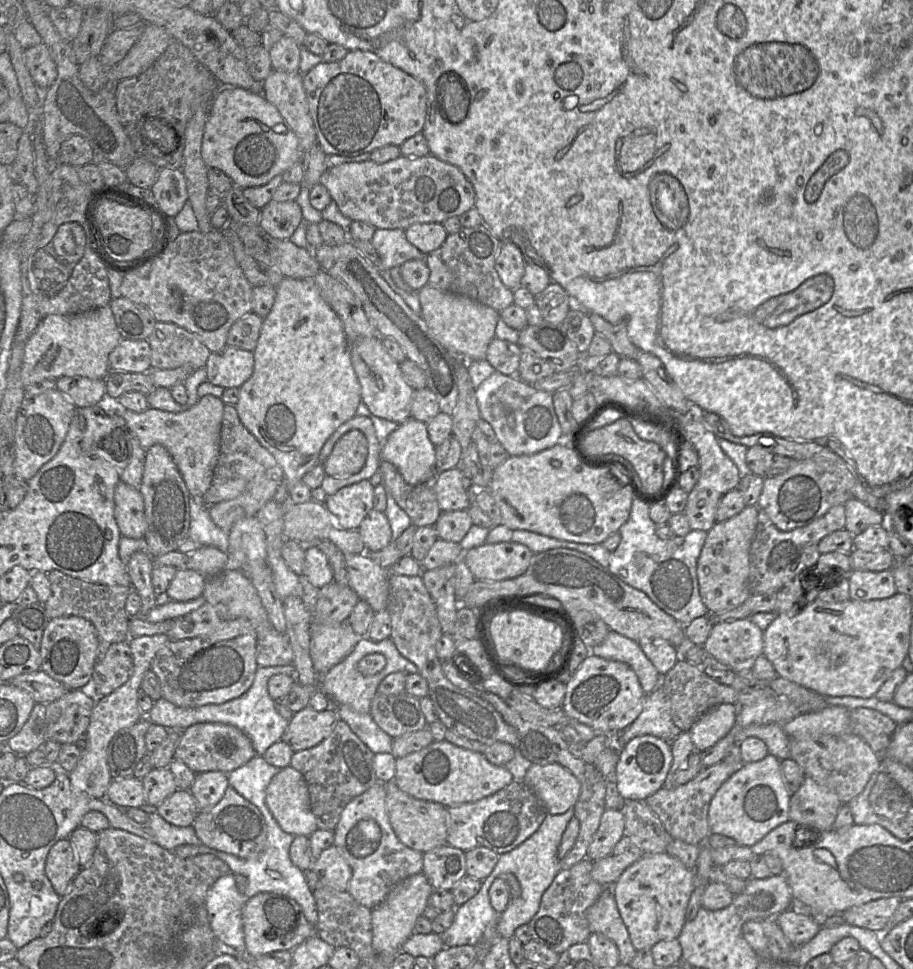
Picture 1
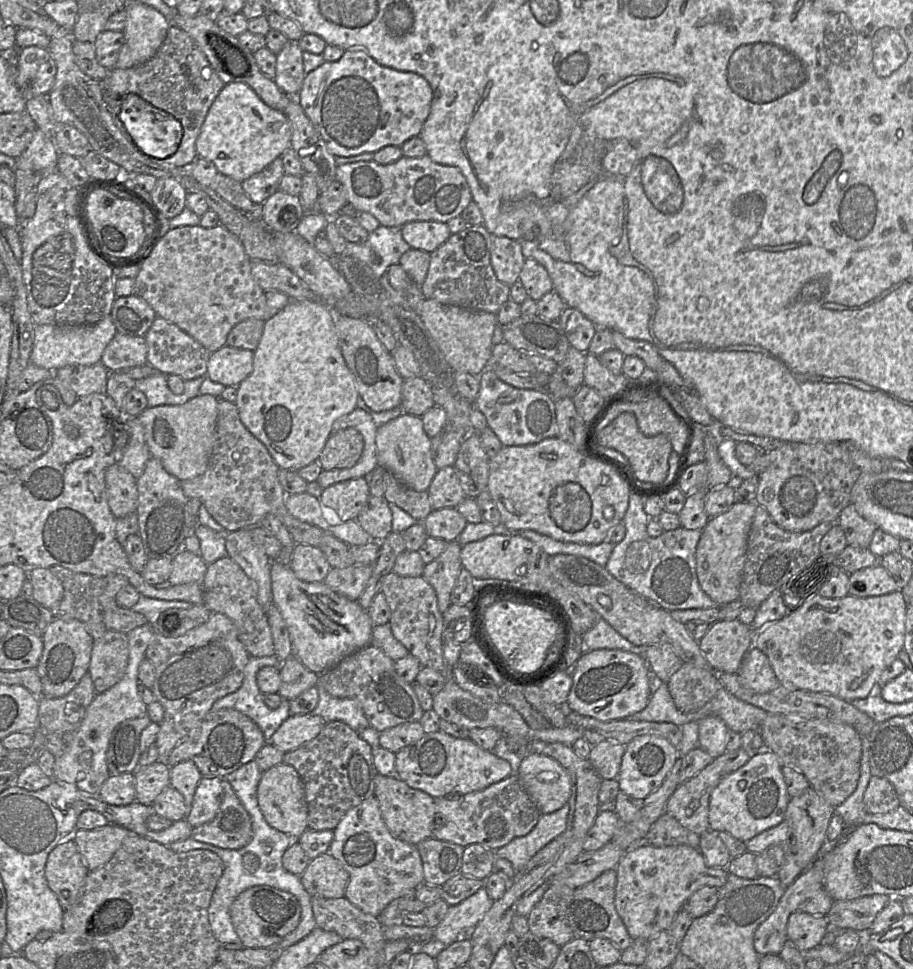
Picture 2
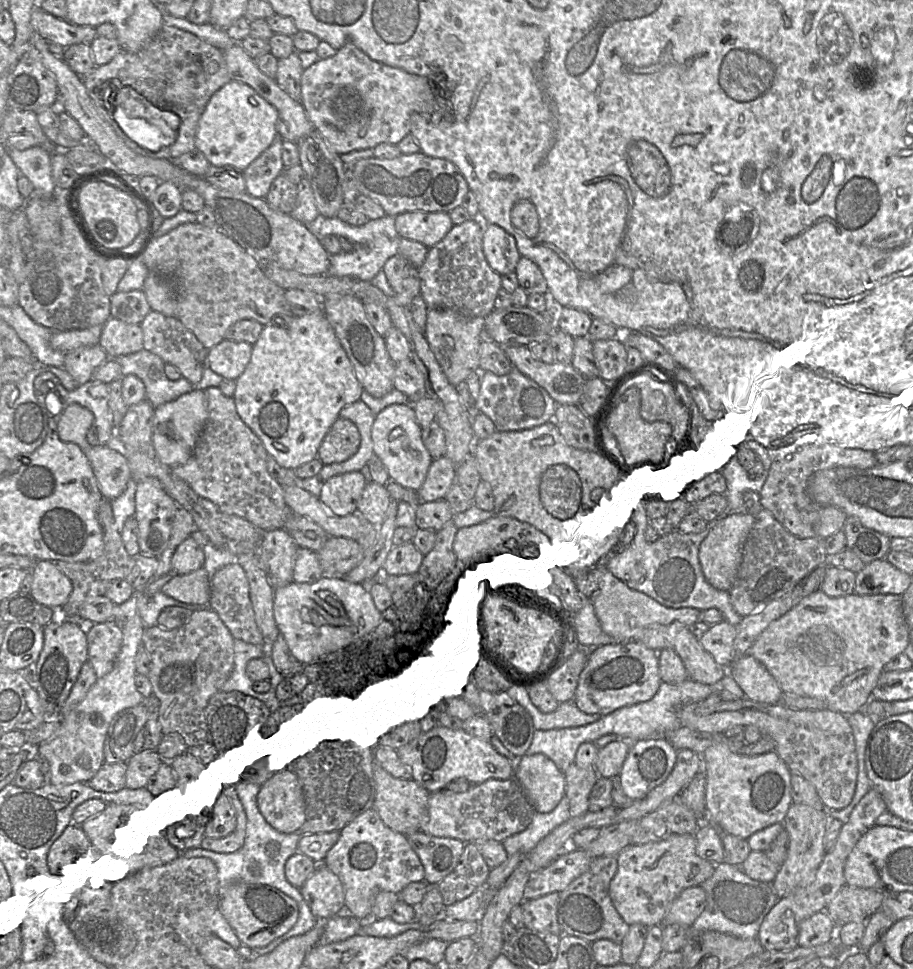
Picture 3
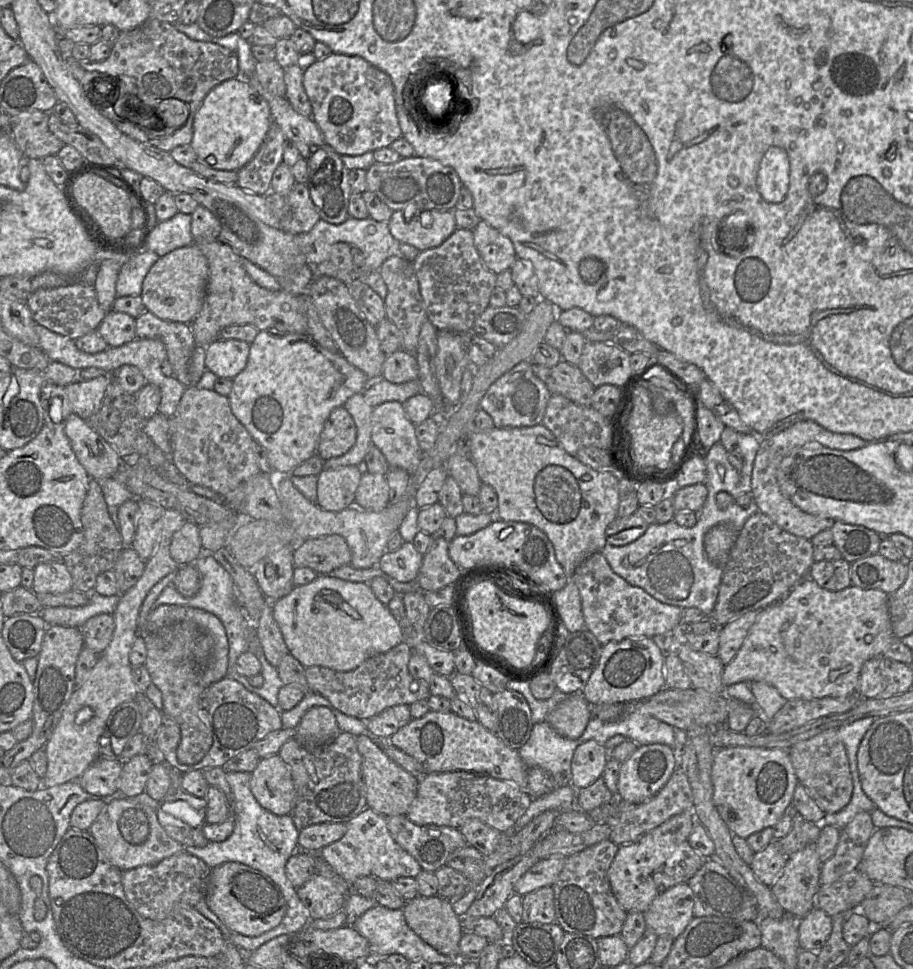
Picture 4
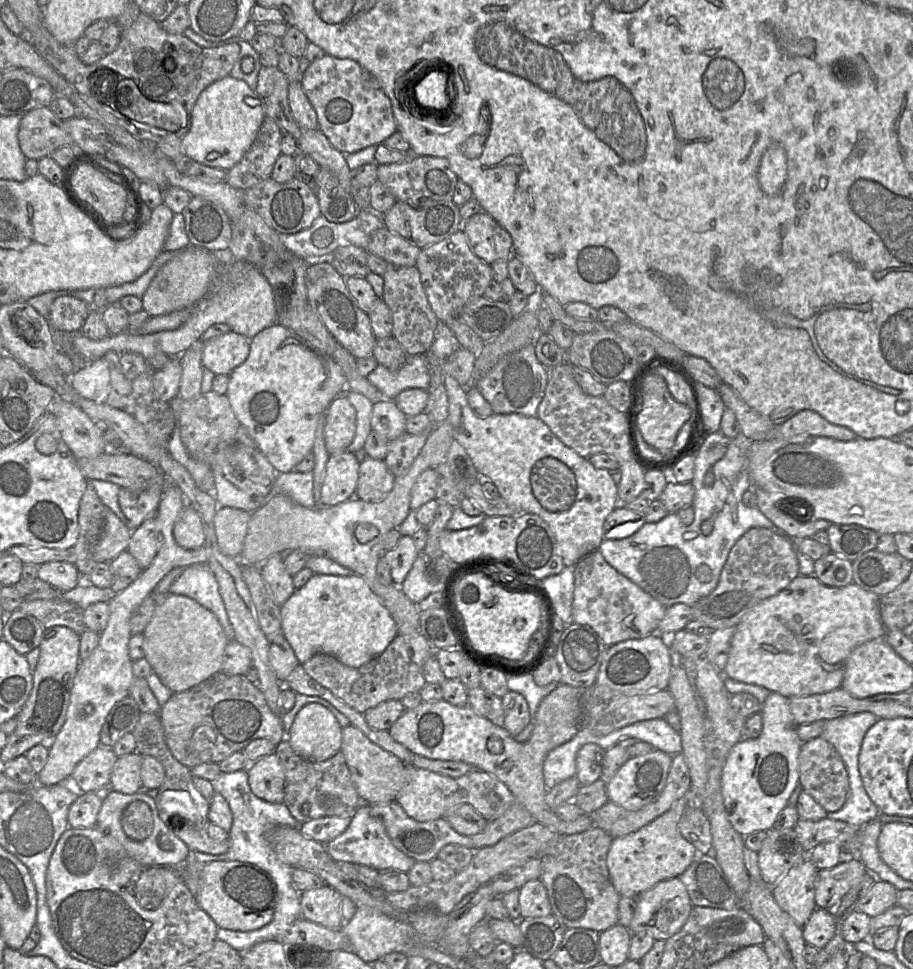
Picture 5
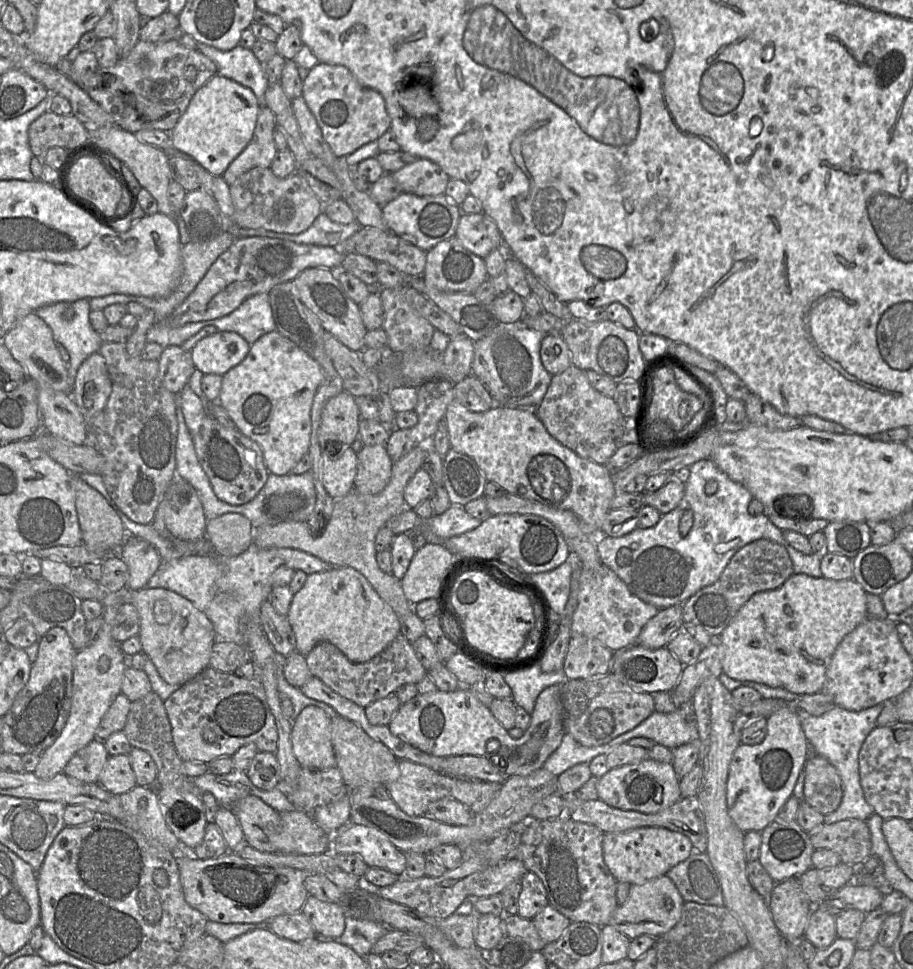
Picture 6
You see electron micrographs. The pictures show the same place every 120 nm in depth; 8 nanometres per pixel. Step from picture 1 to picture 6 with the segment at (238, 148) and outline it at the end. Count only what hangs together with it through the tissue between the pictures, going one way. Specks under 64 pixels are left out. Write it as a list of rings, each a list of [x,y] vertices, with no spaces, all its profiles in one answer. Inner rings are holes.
[[[214,75],[192,97],[170,132],[172,145],[214,176],[222,176],[251,141],[260,104],[253,91],[234,80]]]

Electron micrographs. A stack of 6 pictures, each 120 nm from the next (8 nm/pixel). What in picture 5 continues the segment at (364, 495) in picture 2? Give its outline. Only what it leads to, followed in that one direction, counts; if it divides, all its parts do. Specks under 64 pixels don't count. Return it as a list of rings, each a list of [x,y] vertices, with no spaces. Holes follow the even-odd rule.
[[[355,453],[330,454],[326,464],[319,506],[335,506],[355,497],[360,463]]]

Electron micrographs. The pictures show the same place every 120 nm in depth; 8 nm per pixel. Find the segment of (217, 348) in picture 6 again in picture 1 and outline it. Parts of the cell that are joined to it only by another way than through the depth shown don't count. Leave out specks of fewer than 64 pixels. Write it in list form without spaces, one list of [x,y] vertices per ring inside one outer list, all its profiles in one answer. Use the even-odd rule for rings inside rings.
[[[226,346],[219,353],[211,353],[206,371],[210,383],[223,388],[240,388],[253,374],[254,353]]]

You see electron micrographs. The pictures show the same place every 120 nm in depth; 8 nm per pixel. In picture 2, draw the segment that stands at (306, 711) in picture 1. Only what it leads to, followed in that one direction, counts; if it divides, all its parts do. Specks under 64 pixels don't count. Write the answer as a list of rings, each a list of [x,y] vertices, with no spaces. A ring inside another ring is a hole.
[[[311,713],[290,715],[269,742],[284,753],[291,752],[317,737],[326,724],[322,717]]]

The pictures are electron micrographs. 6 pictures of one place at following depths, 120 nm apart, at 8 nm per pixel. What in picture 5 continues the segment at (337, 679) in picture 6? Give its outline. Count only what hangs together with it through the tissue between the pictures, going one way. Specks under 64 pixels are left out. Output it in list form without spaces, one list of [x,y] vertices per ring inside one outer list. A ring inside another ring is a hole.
[[[401,634],[394,638],[382,654],[358,668],[346,666],[335,657],[324,653],[315,654],[302,667],[321,686],[363,714],[384,701],[402,700],[410,692],[419,692],[426,684],[422,667],[411,660],[408,639]]]

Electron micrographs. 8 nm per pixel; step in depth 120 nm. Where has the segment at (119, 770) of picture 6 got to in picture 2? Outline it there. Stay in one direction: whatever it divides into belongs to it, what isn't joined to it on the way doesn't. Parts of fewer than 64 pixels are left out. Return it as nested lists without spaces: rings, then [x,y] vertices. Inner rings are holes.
[[[161,761],[138,767],[134,772],[135,801],[144,805],[152,805],[156,797],[170,786],[170,768]]]

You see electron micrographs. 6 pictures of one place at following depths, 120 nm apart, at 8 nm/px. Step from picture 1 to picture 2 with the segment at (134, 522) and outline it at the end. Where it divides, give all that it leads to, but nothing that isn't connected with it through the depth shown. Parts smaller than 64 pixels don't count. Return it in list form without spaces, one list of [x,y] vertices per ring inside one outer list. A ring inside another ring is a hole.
[[[119,463],[109,466],[105,472],[107,498],[110,511],[116,519],[136,512],[138,491],[136,479]]]

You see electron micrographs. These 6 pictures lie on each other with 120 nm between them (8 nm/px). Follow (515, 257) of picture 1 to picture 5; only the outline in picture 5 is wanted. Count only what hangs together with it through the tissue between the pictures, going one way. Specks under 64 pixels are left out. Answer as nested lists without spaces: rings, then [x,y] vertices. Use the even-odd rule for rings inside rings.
[[[484,211],[463,221],[461,229],[472,252],[489,265],[498,259],[508,260],[513,254],[509,232]]]

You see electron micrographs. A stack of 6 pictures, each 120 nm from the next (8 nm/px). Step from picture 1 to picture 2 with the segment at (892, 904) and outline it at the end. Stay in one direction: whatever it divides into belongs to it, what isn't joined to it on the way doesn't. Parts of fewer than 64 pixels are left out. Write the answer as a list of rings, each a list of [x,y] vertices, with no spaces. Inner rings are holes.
[[[884,894],[834,901],[827,914],[827,919],[834,929],[851,929],[869,934],[876,916],[890,901],[891,897]]]

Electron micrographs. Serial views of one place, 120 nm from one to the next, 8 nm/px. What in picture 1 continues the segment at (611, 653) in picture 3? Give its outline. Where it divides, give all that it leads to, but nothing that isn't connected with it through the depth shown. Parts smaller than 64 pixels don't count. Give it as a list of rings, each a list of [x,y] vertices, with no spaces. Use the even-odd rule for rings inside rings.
[[[590,653],[568,679],[561,709],[597,733],[619,735],[639,716],[646,695],[629,665]]]

